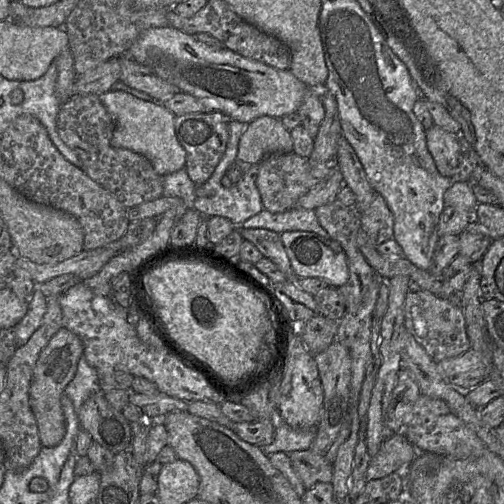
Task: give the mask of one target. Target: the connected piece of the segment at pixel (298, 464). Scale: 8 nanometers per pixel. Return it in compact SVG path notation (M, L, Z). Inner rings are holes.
M310 450L286 453L291 465L306 489L317 483L331 483L333 467L325 455L319 455Z

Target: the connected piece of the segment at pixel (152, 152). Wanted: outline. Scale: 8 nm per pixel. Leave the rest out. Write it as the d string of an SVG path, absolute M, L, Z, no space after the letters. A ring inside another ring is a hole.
M108 90L99 99L111 115L115 128L111 145L125 148L146 157L162 177L185 167L186 152L175 132L175 115L162 103L142 100L121 90Z

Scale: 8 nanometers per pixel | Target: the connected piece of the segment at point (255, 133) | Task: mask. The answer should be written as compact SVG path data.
M262 116L246 125L239 141L237 159L258 165L269 155L292 151L290 131L280 118Z

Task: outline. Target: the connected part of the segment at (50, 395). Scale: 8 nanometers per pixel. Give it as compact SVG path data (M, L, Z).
M61 327L38 355L29 389L29 404L43 447L55 447L65 436L66 422L61 406L61 395L75 376L83 350L81 339L68 329Z

